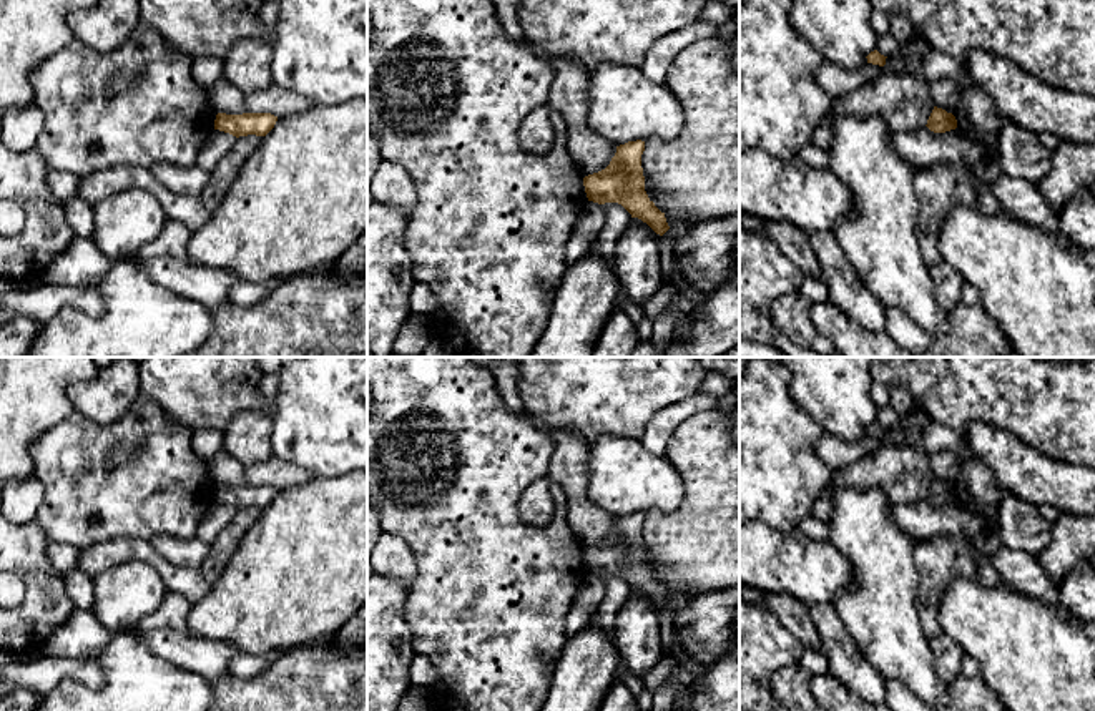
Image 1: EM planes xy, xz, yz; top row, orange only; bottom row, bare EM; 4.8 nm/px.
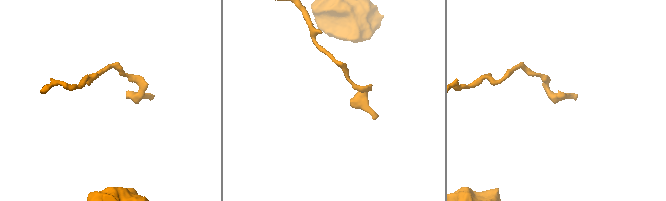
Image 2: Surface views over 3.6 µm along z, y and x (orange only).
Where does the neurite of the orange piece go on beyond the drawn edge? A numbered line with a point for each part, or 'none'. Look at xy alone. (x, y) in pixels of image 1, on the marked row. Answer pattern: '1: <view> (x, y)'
none

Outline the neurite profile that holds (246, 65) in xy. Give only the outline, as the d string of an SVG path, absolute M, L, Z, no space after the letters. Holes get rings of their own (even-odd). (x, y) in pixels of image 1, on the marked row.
M243 38L223 56L223 76L251 95L273 86L273 45L263 38Z

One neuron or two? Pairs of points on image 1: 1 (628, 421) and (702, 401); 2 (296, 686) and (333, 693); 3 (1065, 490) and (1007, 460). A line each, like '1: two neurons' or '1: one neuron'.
1: two neurons
2: one neuron
3: one neuron

